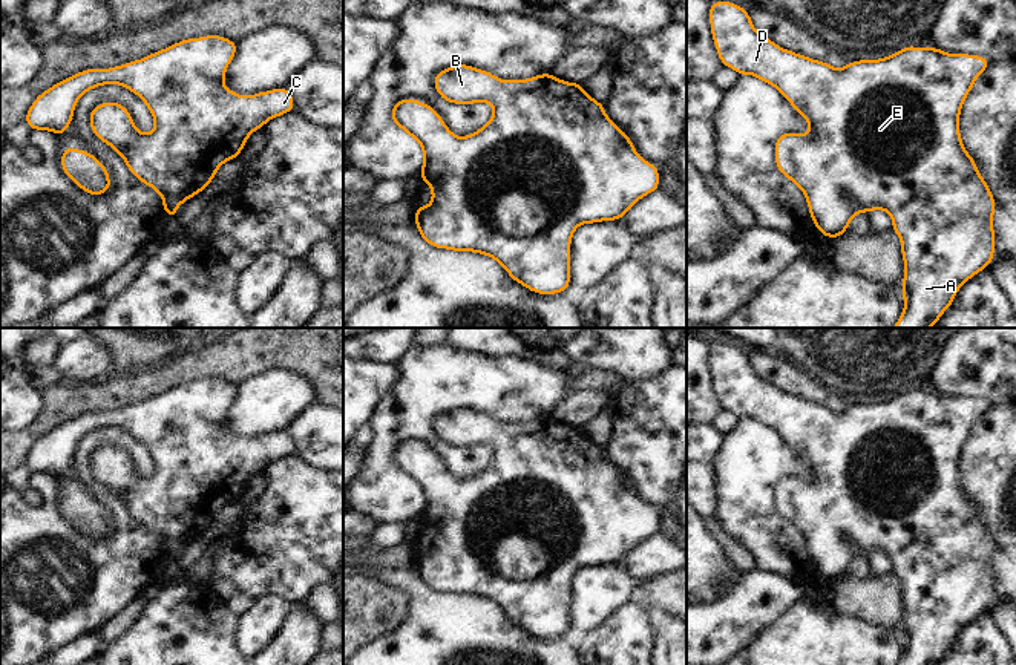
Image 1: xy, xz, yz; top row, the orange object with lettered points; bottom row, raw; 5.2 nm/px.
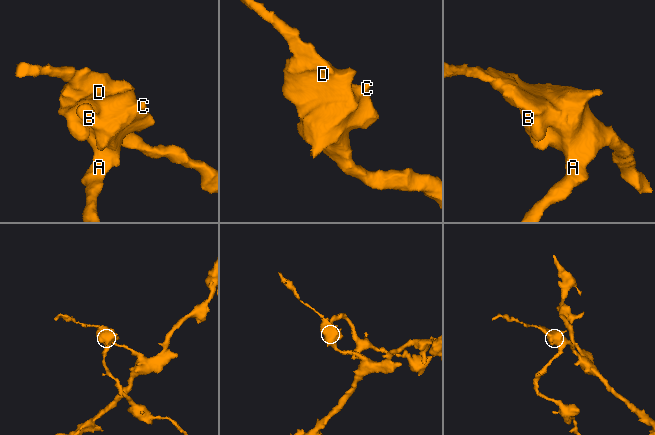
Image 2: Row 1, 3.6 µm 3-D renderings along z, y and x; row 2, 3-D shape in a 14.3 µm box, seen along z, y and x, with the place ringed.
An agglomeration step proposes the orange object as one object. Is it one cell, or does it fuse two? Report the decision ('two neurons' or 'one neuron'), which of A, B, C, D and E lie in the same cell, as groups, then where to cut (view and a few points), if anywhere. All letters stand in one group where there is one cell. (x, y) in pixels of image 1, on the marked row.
one neuron; groups A B C D E; cut none

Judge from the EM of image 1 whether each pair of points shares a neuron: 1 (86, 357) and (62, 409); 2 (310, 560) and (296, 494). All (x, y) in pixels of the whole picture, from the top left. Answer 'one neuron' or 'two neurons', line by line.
1: two neurons
2: one neuron

